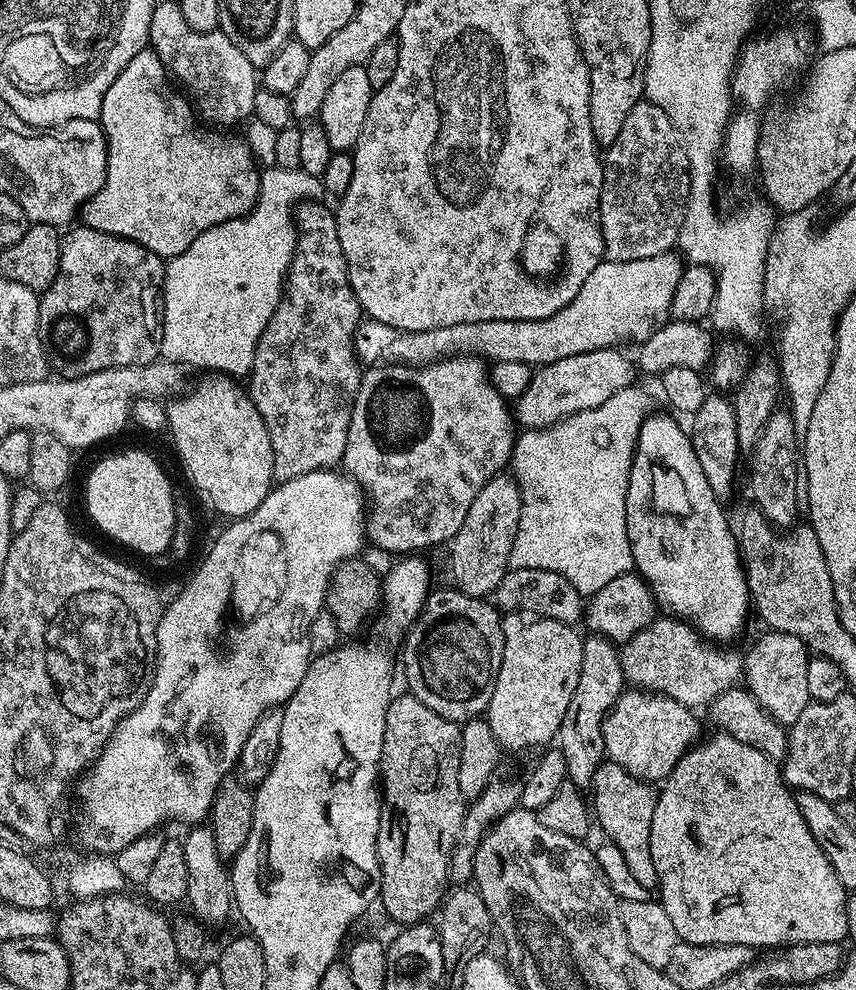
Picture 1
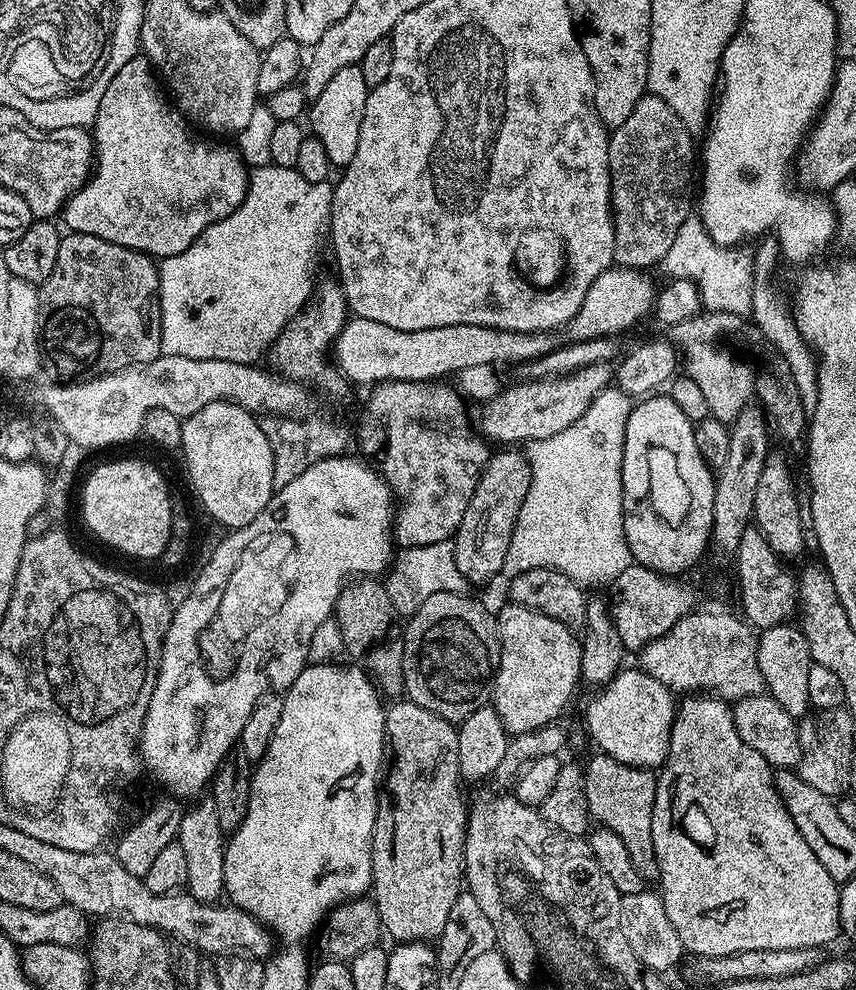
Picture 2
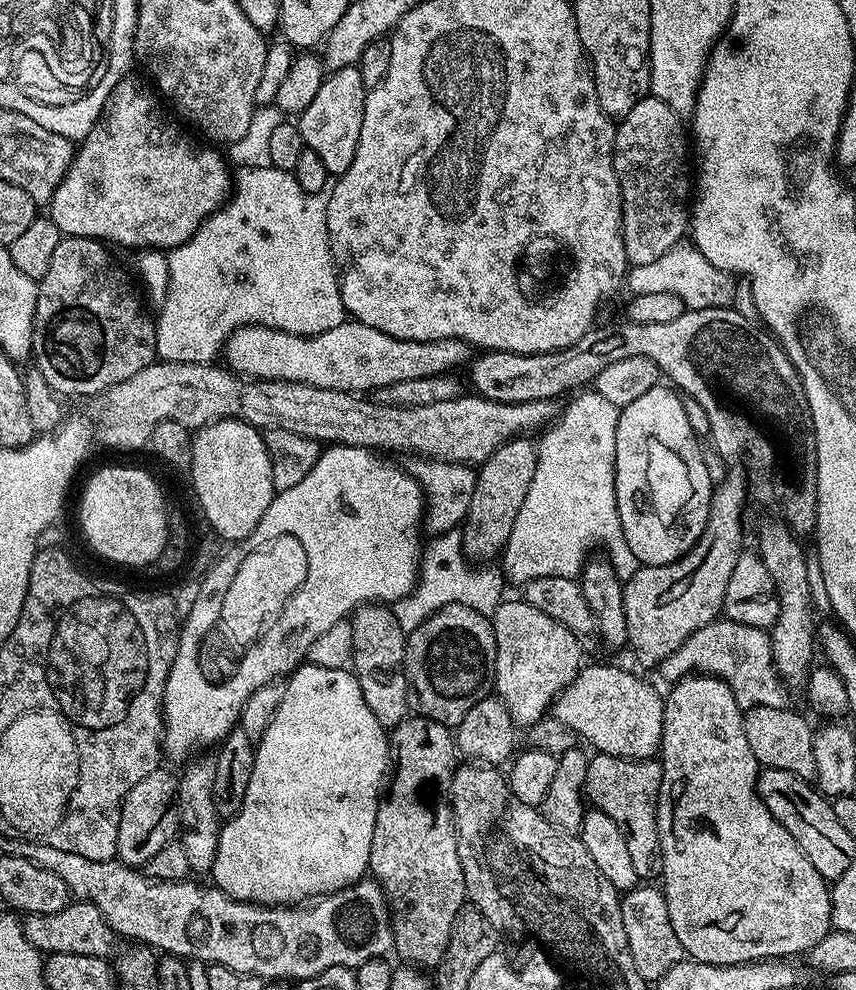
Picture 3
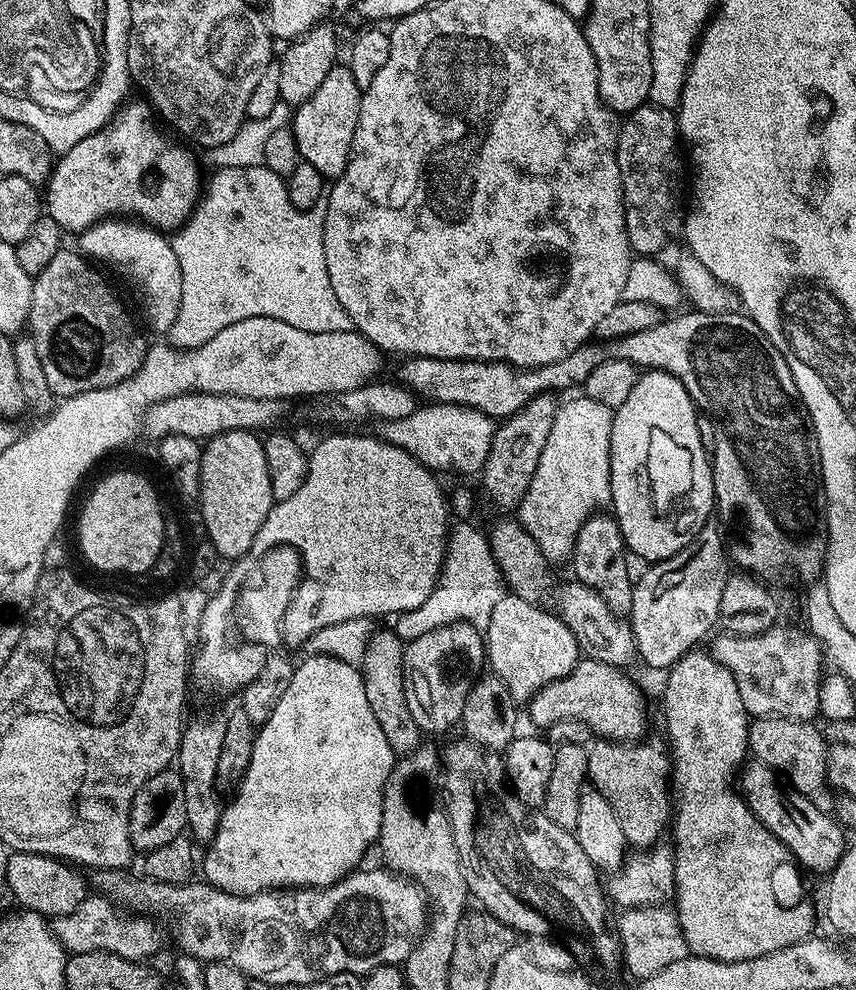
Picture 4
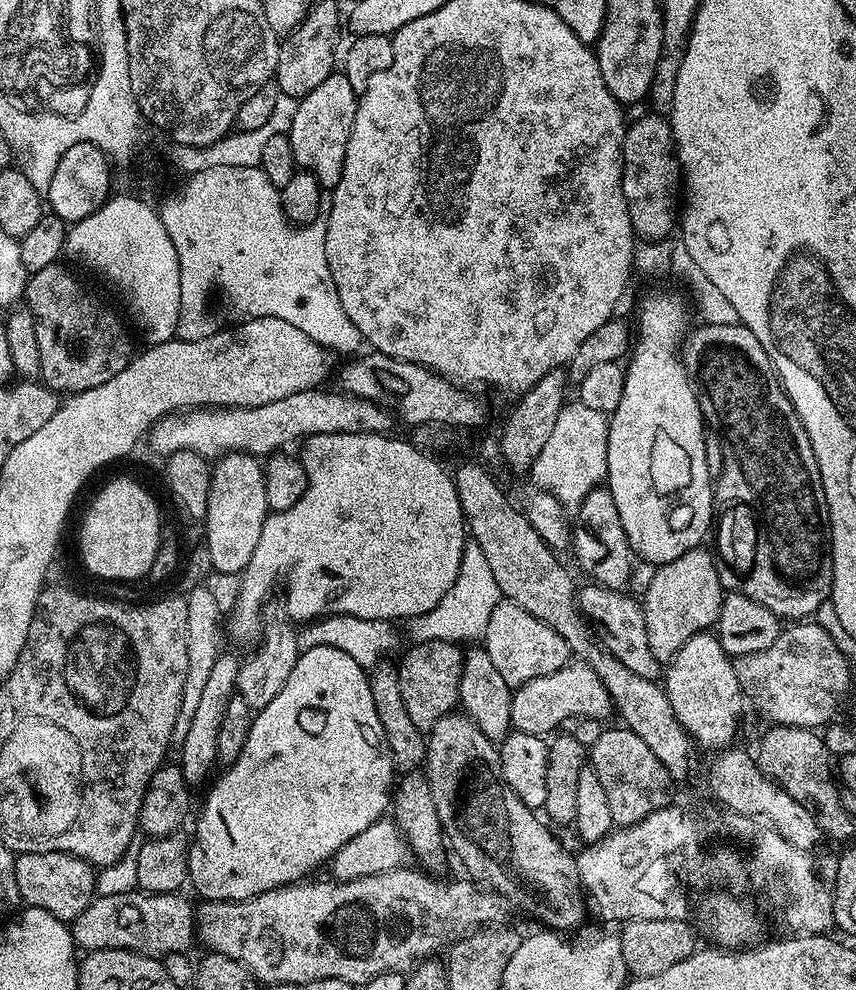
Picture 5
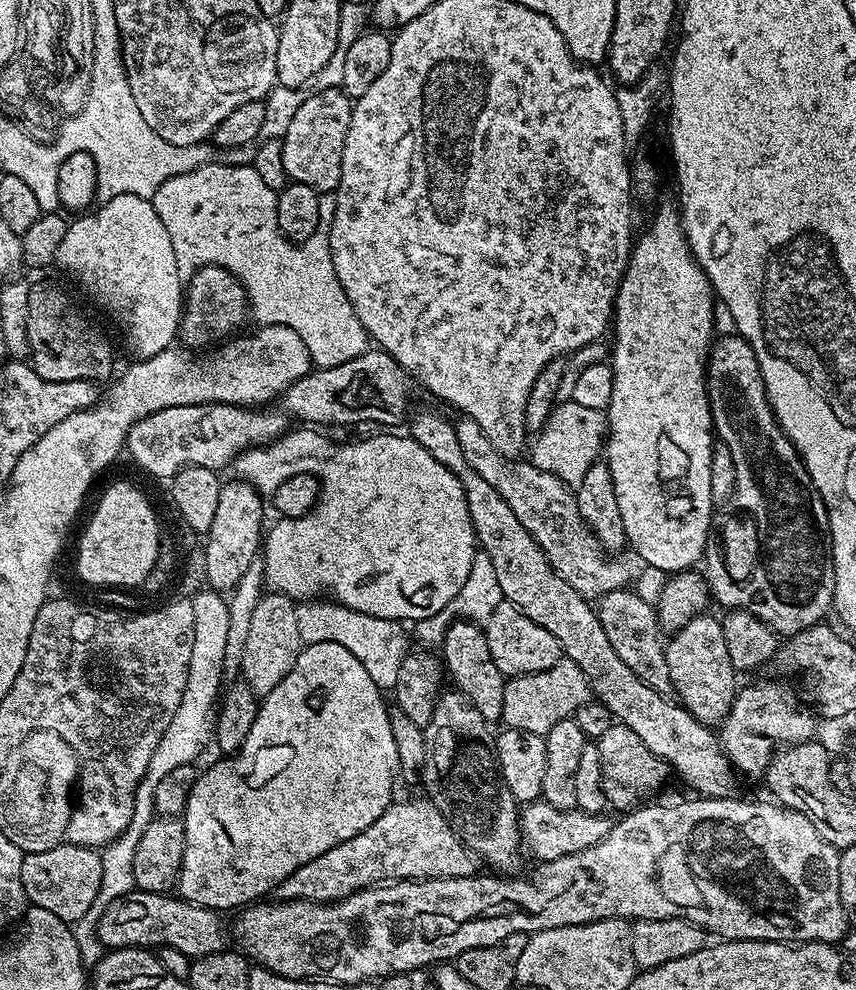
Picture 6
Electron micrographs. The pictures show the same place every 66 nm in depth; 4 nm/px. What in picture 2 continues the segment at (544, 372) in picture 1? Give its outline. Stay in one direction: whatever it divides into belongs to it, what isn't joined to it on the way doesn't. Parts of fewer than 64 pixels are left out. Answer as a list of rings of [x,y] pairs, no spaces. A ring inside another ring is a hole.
[[[607,363],[582,366],[582,370],[555,376],[552,380],[516,382],[513,388],[505,387],[481,407],[484,409],[480,412],[479,435],[496,446],[520,446],[520,443],[554,438],[554,434],[562,434],[566,426],[574,426],[574,422],[586,414],[594,398],[605,392],[613,380],[613,365]]]

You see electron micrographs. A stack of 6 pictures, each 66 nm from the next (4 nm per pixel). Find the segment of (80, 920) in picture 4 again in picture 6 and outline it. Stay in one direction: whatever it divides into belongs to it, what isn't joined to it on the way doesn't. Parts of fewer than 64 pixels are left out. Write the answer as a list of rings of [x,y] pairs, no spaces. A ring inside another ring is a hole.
[[[133,890],[126,893],[120,900],[115,900],[102,913],[100,919],[96,922],[96,937],[108,950],[114,948],[142,948],[145,950],[173,948],[174,950],[182,950],[182,954],[186,954],[189,958],[195,958],[222,952],[229,947],[230,936],[226,931],[226,924],[224,928],[223,922],[220,921],[220,916],[219,911],[191,904],[188,900],[181,900],[179,895],[176,894]]]

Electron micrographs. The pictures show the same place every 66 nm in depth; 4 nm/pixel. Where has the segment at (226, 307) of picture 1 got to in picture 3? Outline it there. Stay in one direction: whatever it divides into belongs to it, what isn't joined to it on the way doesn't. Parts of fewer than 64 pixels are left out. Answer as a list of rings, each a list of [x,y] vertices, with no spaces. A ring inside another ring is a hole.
[[[241,168],[235,173],[234,176],[234,187],[232,189],[232,194],[228,198],[227,204],[224,207],[219,208],[210,219],[204,220],[202,226],[198,229],[194,235],[186,241],[185,244],[179,244],[176,248],[171,249],[167,253],[168,257],[168,269],[170,270],[170,278],[168,279],[168,292],[164,295],[163,304],[159,305],[158,312],[160,312],[160,320],[155,321],[156,325],[156,354],[161,361],[170,364],[206,364],[215,361],[217,357],[223,353],[225,344],[228,343],[228,339],[235,334],[240,328],[244,328],[248,324],[261,324],[267,328],[277,328],[283,332],[292,332],[296,336],[317,336],[322,334],[326,330],[334,330],[334,326],[338,326],[346,318],[346,313],[344,310],[344,303],[340,297],[340,278],[336,270],[336,264],[332,261],[332,251],[330,250],[330,242],[328,241],[328,227],[326,226],[326,210],[328,209],[328,192],[307,192],[302,190],[302,186],[298,186],[295,175],[293,173],[287,172],[286,170],[278,170],[277,168]]]

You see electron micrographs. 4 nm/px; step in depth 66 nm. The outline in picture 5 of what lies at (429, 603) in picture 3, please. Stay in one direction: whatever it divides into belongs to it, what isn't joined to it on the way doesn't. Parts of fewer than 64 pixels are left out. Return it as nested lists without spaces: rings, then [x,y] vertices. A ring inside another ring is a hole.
[[[475,542],[465,543],[458,578],[454,578],[454,586],[450,586],[450,590],[442,594],[442,602],[438,602],[434,610],[426,614],[418,614],[407,621],[409,641],[418,644],[479,641],[486,634],[490,614],[494,614],[494,606],[498,606],[501,598],[498,581],[494,578],[489,564],[486,563],[486,554],[482,554],[482,546],[478,546]]]

